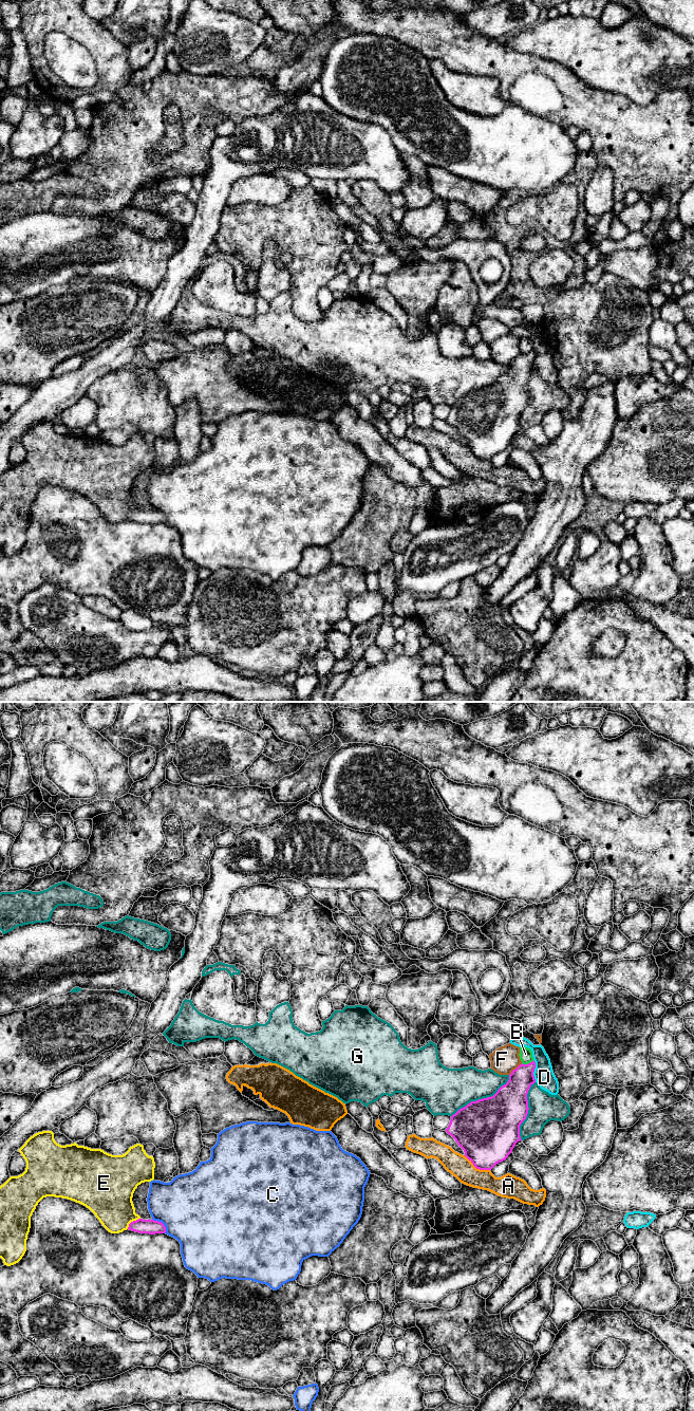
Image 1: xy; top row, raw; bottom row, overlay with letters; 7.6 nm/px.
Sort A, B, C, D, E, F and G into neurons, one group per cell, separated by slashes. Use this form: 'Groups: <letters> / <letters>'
Groups: A / B / C / D / E / F / G

